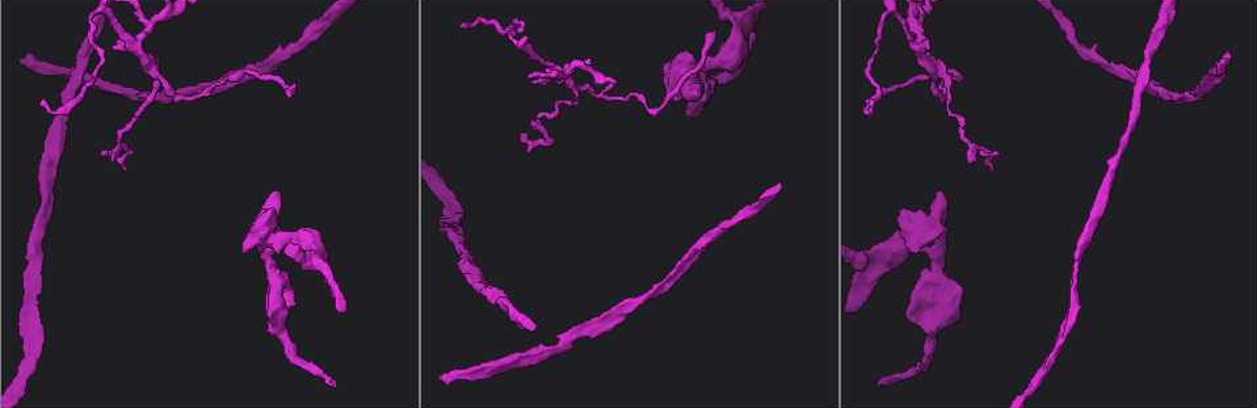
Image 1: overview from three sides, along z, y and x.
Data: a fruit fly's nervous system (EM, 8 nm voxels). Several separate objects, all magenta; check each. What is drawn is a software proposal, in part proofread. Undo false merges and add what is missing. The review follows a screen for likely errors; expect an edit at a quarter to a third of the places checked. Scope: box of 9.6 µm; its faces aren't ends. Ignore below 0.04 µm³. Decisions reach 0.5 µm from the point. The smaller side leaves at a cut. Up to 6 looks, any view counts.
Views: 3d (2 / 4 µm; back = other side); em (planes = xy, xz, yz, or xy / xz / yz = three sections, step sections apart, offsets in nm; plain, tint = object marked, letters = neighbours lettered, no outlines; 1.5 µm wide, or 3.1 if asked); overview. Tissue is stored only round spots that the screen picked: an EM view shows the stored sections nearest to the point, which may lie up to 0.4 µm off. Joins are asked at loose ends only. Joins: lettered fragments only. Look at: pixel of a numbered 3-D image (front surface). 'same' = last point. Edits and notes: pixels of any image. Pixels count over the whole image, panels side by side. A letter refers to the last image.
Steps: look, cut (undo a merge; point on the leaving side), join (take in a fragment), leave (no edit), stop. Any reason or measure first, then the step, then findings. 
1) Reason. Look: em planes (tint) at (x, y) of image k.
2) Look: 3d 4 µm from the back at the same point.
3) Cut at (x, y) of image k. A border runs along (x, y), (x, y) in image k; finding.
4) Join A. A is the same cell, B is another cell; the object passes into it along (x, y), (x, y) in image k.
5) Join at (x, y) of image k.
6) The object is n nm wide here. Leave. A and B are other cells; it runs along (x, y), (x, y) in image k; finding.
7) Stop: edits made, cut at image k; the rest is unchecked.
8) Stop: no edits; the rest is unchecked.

Four arms meet. Look: 3d 4 µm at (919, 40) of image 1.

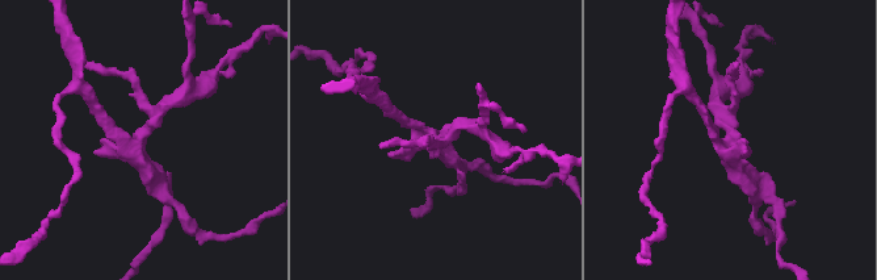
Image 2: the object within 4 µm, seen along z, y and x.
Look: em planes (tint) at (139, 141) of image 2.

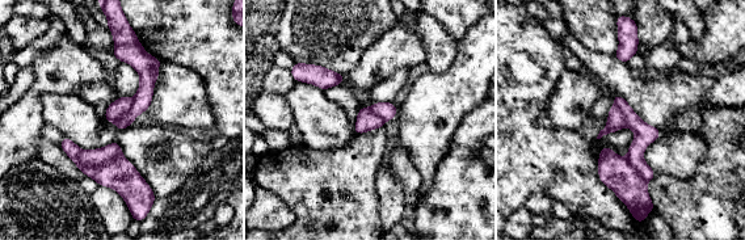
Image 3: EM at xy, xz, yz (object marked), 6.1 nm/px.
See the neighbours. Look: em planes (letters) at the same point.

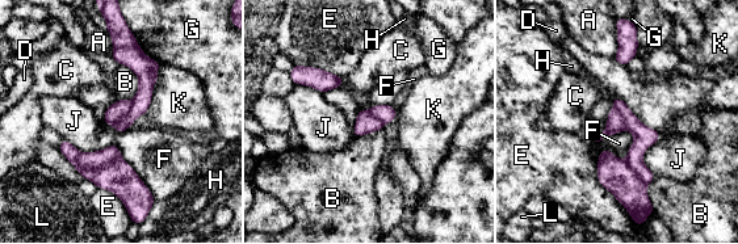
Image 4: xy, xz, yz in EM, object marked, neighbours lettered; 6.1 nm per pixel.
The object is 150 nm wide here; the longest contact is with E, 440 nm. Cut at (105, 156) of image 4. A, B, C, D, E, F, G, H, J, K and L are other cells; a second neuron is stuck on.

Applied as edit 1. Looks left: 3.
See it whole again. Look: overview.

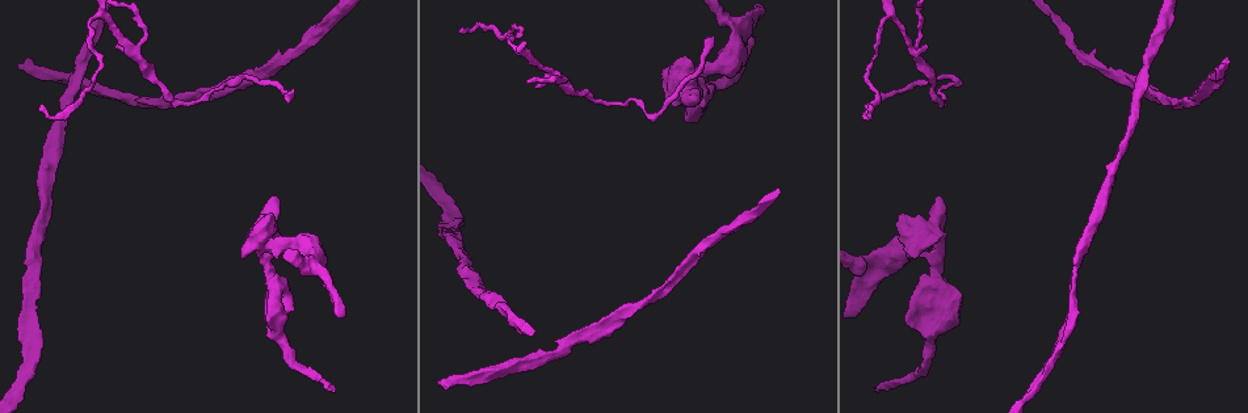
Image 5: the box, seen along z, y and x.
End of a long branch. Look: em planes (tint) at (870, 106) of image 5.

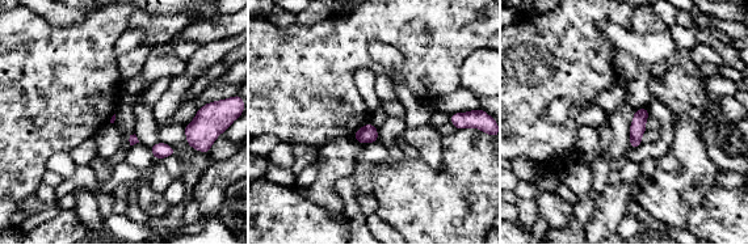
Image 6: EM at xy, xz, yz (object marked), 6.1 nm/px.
Look: em planes (letters) at the same point.

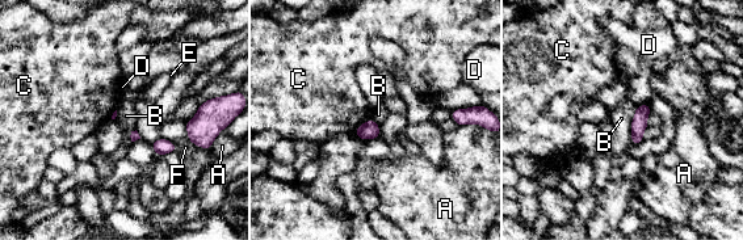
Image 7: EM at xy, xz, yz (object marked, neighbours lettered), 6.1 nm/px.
Leave. A, B, C, D, E and F are other cells; a border runs along (647, 102), (637, 106) in image 7; no lettered fragment goes on from it.

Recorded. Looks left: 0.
Stop: edits made, cut at image 4; the rest is unchecked.

